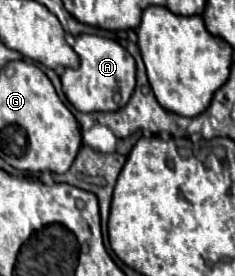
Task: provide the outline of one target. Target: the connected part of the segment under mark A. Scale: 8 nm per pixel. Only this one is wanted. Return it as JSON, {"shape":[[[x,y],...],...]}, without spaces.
{"shape":[[[79,35],[73,49],[79,55],[81,65],[79,69],[65,69],[61,73],[63,93],[67,101],[81,113],[105,113],[125,107],[135,89],[135,59],[131,53],[117,41],[99,35]]]}

